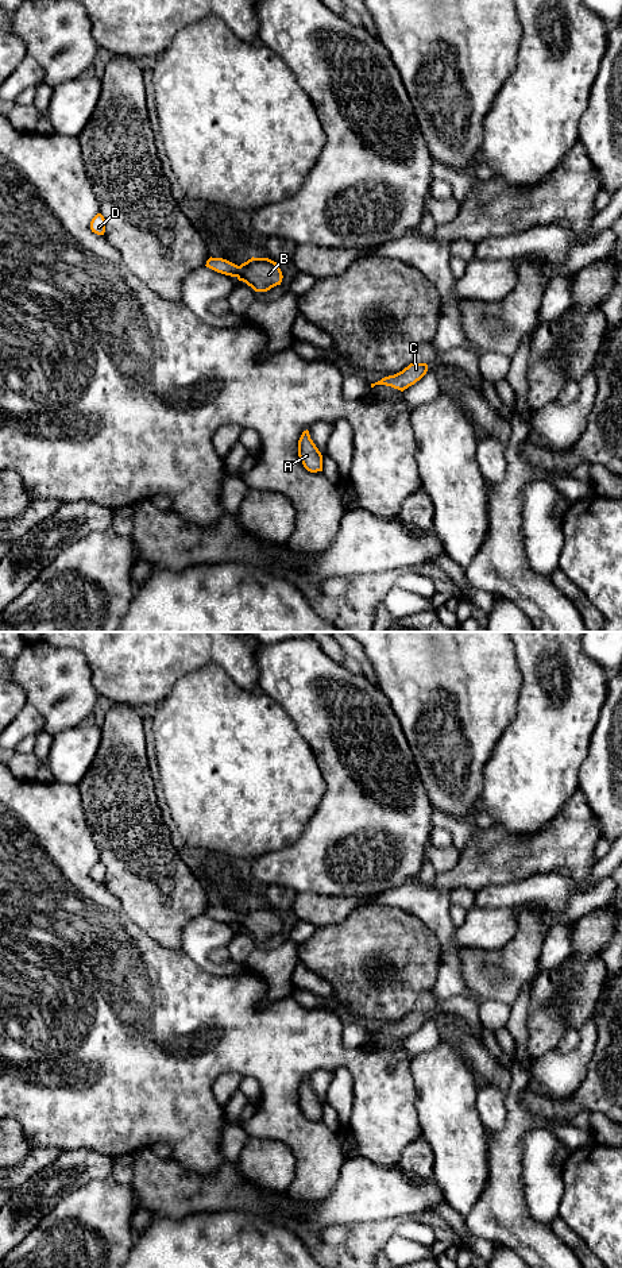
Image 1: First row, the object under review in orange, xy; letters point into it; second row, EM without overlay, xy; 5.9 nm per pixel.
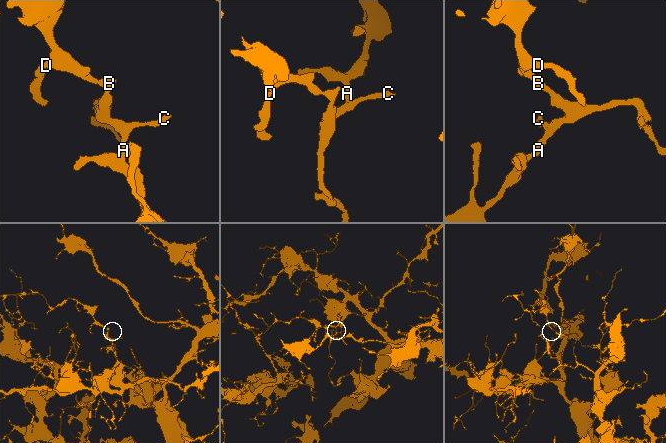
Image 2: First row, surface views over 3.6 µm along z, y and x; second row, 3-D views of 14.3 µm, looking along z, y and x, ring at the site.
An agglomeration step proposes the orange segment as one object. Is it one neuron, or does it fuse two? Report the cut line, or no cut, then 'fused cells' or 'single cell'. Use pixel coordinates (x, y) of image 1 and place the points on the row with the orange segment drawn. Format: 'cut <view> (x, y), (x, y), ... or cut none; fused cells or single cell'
cut none; single cell

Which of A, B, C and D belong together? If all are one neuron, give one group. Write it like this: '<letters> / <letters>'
A B C D

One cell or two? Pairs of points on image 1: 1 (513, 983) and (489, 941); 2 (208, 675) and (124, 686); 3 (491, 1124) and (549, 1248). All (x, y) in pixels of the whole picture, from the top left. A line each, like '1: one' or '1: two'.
1: two
2: two
3: two

